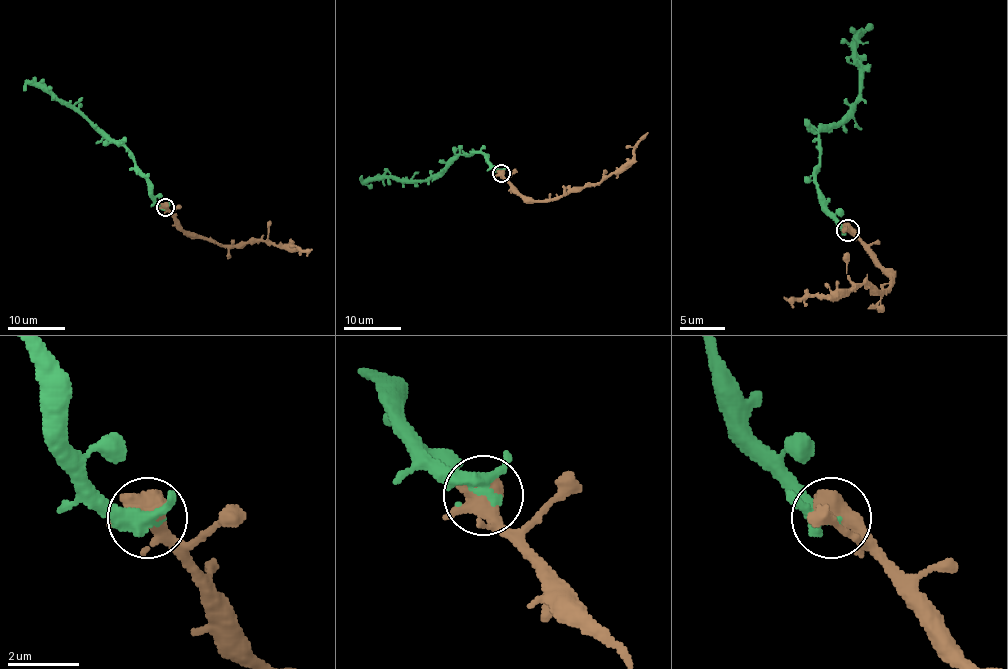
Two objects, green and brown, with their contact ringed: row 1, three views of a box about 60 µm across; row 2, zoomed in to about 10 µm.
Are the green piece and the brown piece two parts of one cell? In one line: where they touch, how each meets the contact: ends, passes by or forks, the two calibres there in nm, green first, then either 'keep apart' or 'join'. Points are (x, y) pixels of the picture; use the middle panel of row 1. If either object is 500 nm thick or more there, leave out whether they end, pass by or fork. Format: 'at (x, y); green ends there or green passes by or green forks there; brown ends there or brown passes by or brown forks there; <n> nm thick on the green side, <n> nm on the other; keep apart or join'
at (501, 173); 360 nm thick on the green side, 600 nm on the other; join

